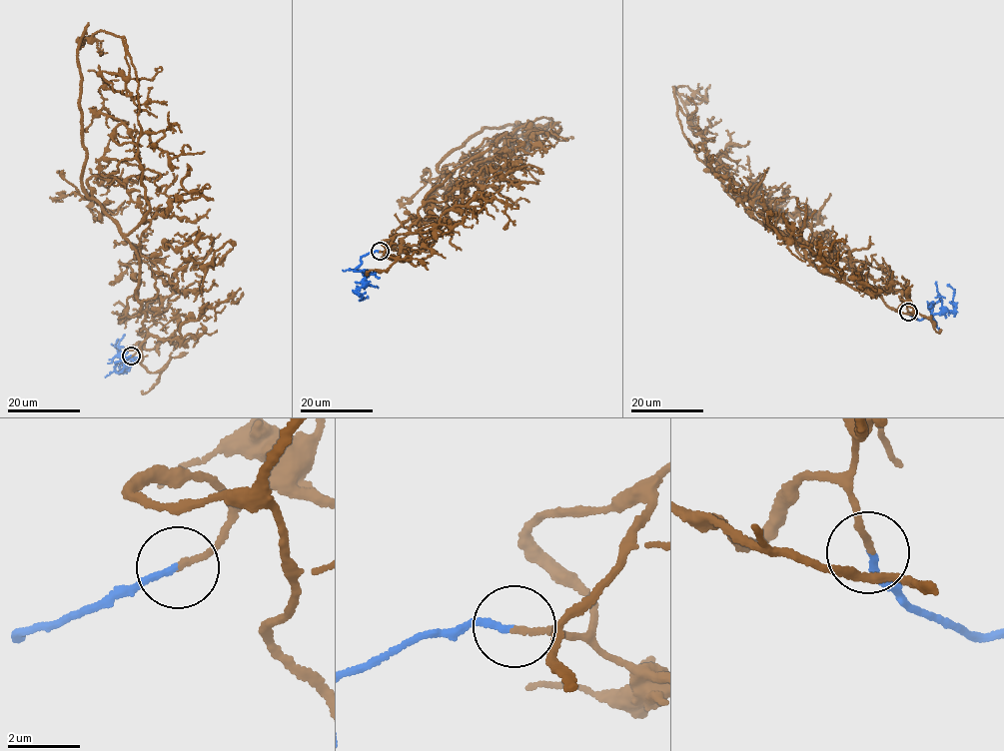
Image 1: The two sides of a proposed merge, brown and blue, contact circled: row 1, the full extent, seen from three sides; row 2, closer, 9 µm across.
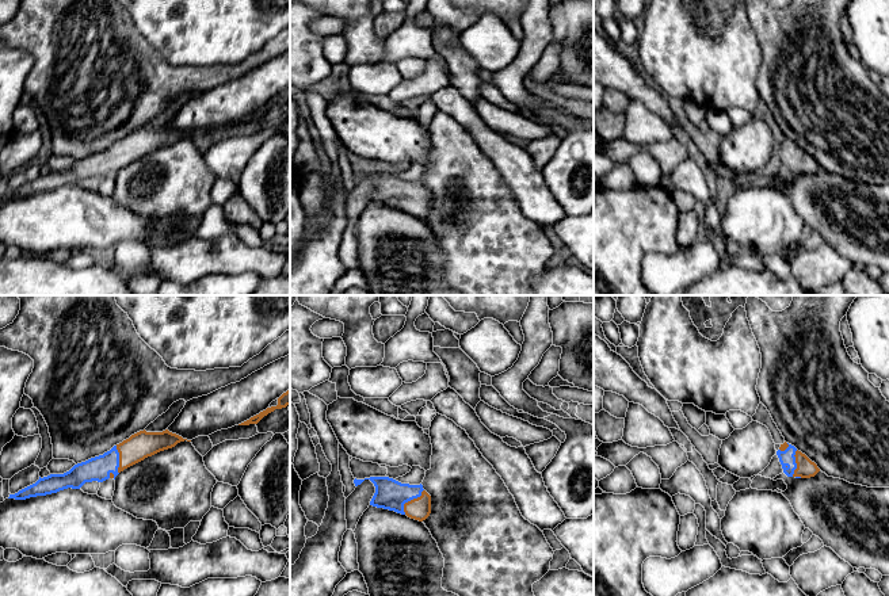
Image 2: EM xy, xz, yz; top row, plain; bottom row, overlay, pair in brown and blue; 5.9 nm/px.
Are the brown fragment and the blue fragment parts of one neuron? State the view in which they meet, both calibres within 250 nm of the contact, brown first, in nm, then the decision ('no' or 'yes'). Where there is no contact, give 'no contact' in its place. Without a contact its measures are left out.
xz | 130/180 nm | yes

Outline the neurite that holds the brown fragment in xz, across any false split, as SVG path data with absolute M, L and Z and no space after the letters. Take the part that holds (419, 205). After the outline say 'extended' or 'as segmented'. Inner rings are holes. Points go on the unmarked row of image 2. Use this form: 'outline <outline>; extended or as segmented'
outline M370 173L375 190L370 202L407 211L411 215L423 218L431 210L431 192L423 182L401 180L389 173Z; extended

